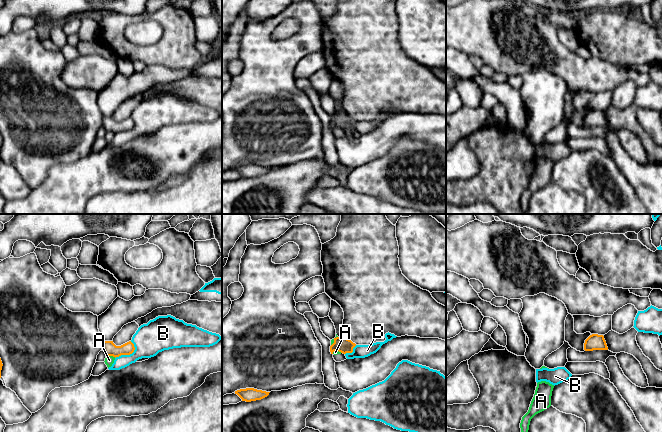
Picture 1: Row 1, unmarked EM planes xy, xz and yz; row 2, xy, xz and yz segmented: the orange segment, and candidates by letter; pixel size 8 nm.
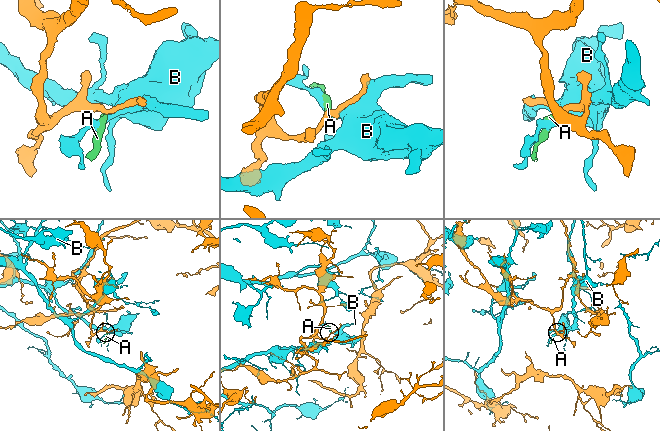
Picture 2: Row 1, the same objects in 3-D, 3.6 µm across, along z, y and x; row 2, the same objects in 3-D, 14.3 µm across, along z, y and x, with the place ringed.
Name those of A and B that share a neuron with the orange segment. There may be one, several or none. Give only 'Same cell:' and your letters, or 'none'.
Same cell: none

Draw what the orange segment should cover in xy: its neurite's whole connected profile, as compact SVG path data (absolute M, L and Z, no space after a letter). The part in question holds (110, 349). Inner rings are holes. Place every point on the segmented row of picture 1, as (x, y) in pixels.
M103 341L102 350L107 356L119 357L121 355L130 355L134 352L134 344L129 341L121 346L116 346L113 341Z

